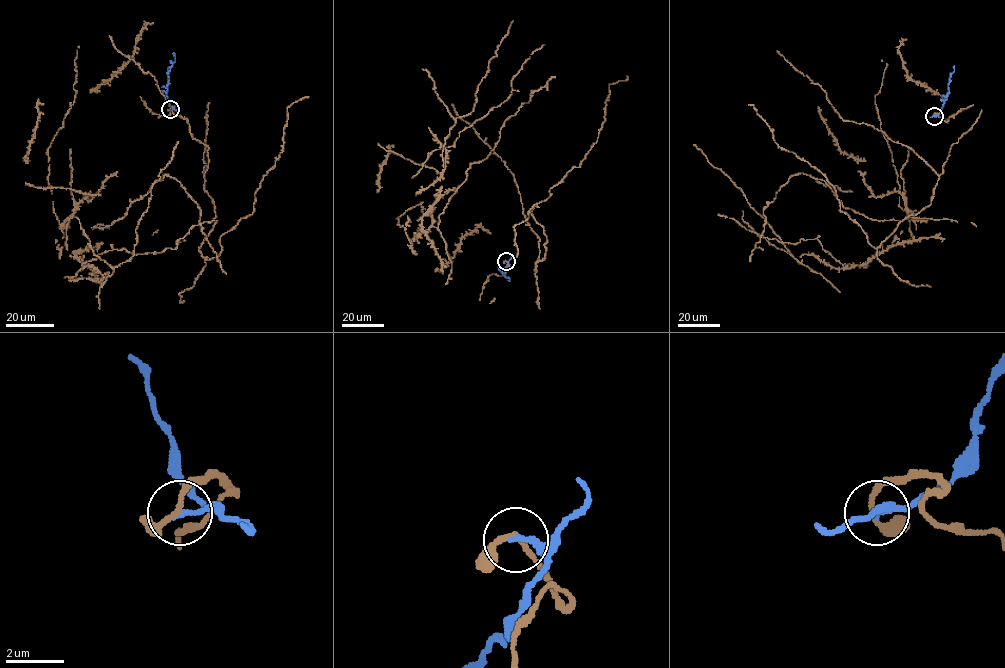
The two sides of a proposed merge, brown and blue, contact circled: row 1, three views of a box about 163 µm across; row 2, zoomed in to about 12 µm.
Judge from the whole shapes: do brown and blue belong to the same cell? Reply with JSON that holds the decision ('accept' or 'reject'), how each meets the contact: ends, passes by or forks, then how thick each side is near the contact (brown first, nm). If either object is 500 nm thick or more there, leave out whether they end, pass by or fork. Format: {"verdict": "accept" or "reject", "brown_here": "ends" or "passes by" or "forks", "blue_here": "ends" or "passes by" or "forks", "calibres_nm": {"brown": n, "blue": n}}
{"verdict": "reject", "brown_here": "passes by", "blue_here": "ends", "calibres_nm": {"brown": 170, "blue": 200}}

